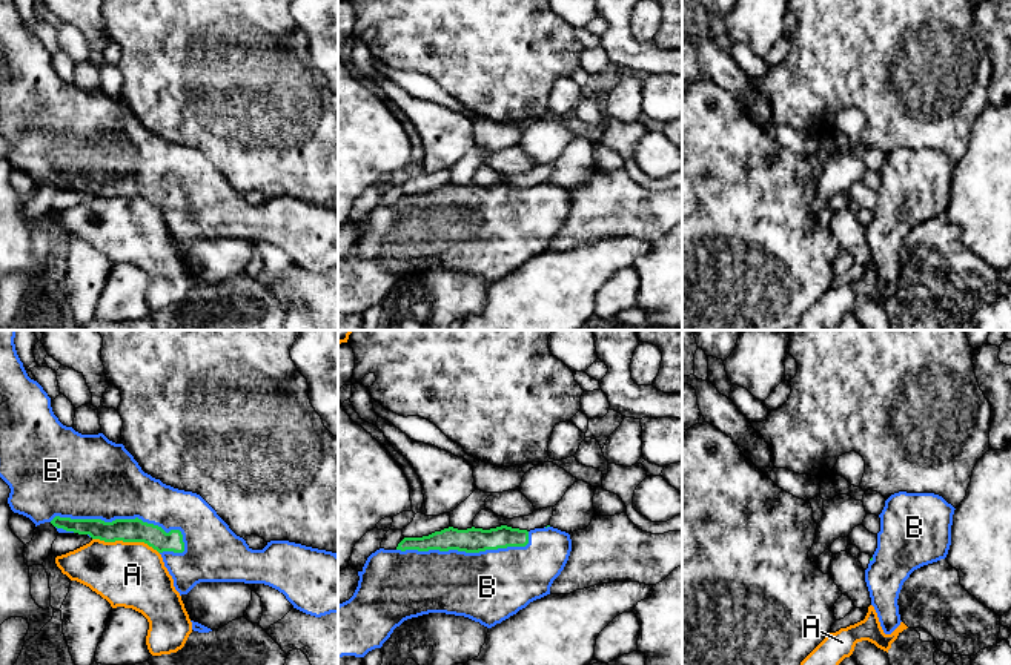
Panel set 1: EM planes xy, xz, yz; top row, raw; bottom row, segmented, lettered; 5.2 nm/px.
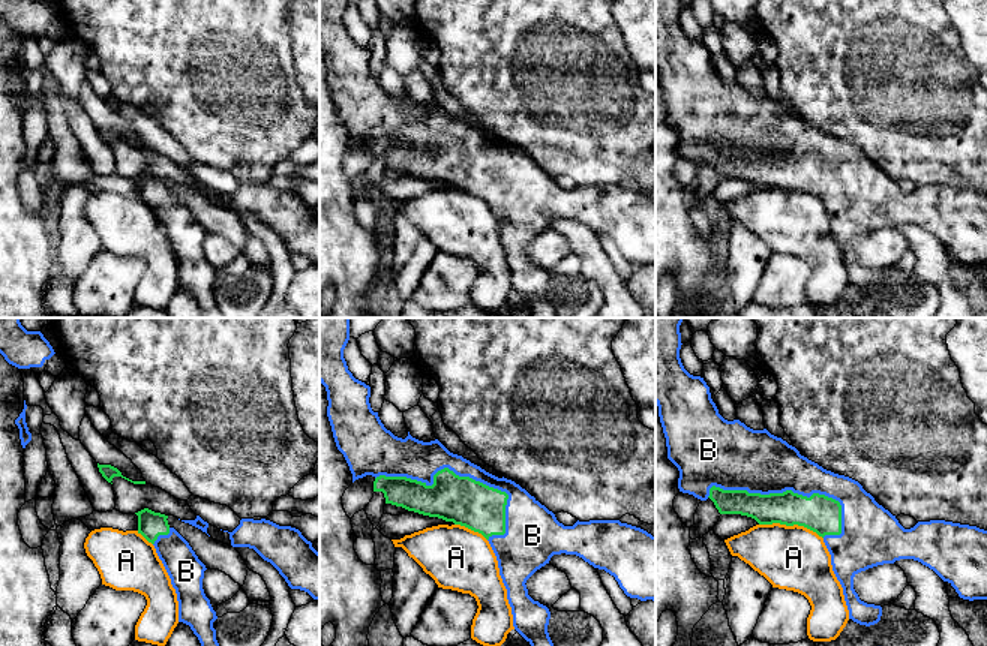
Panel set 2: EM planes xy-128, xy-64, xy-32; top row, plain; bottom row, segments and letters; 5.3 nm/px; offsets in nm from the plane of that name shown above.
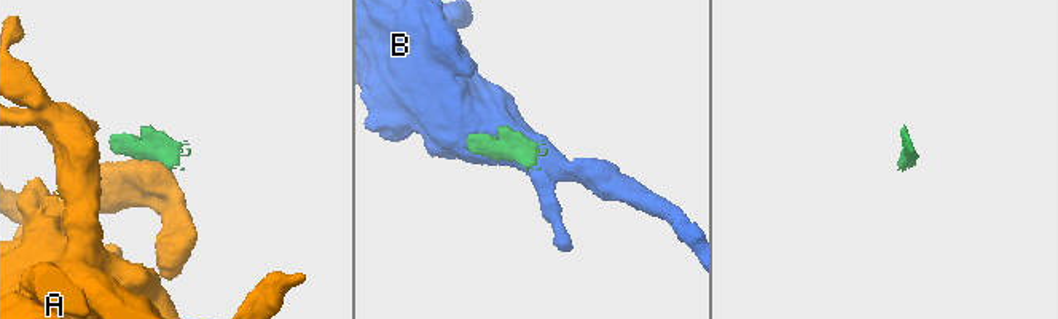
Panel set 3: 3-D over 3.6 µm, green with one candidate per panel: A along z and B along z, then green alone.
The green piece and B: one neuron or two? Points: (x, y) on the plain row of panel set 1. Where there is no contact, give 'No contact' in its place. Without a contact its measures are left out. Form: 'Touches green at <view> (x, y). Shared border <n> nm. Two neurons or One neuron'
Touches green at xy (125, 175). Shared border 750 nm. One neuron

